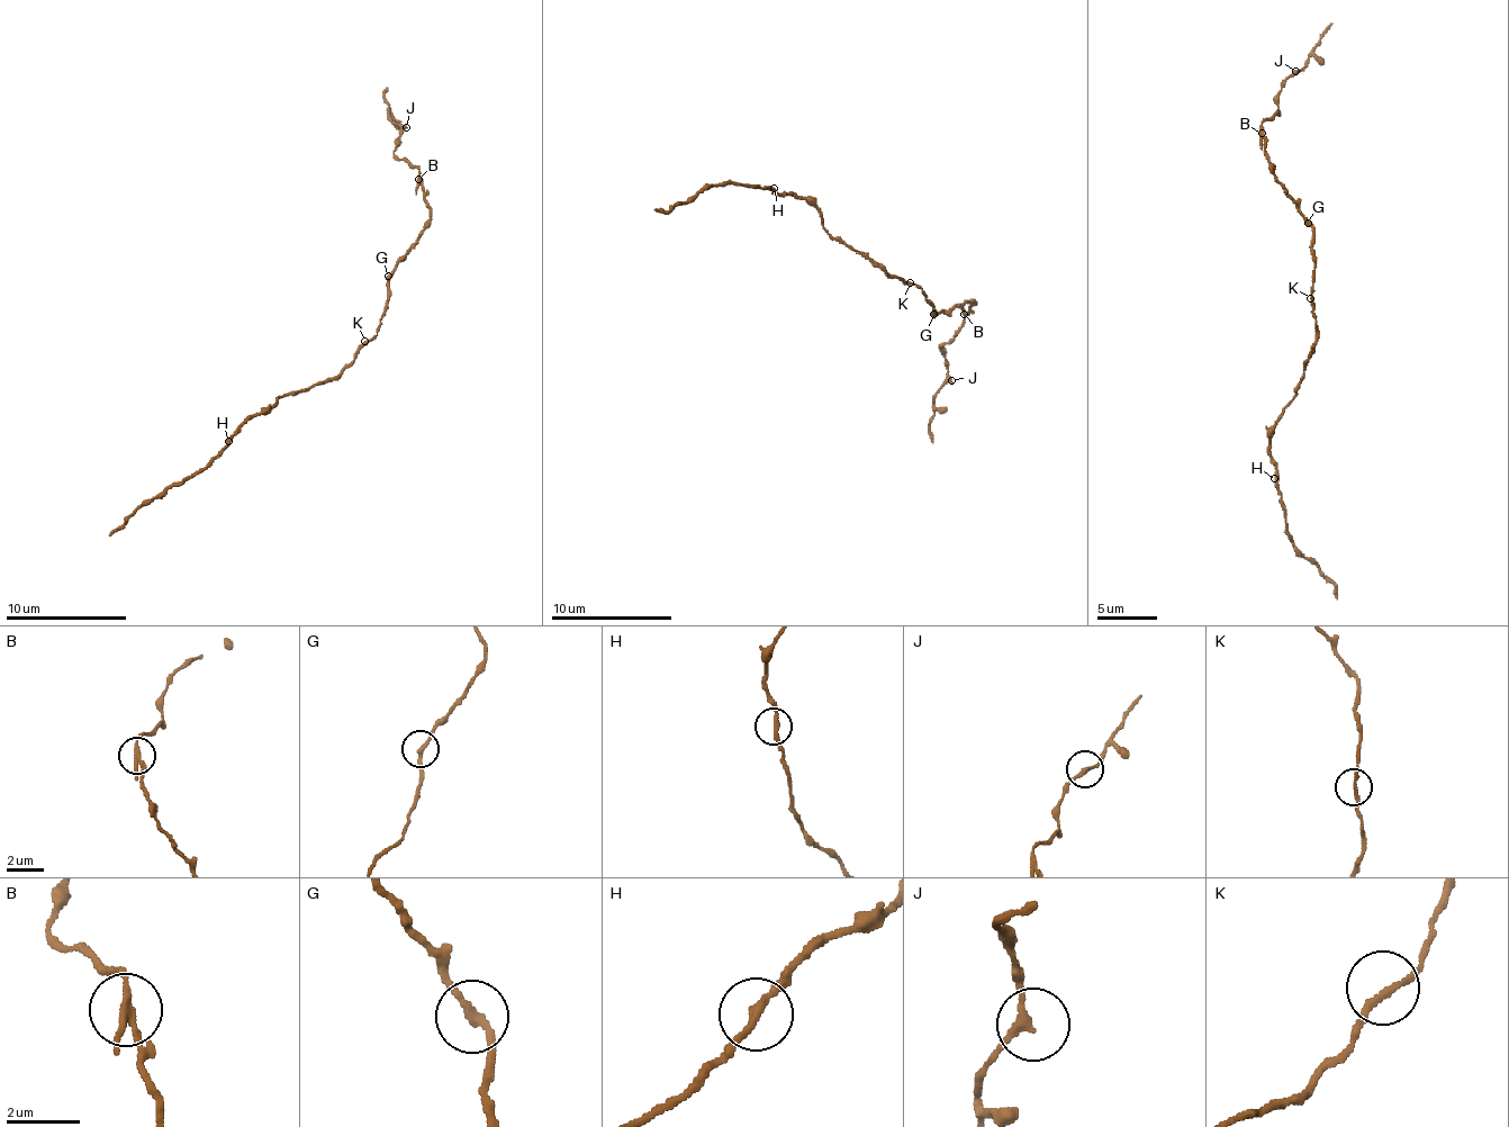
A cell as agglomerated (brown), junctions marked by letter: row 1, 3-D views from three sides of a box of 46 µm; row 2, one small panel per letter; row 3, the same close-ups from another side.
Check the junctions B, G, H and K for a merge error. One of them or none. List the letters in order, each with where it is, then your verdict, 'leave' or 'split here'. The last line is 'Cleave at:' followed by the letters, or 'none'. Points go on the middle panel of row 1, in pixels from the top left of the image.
B: at (964, 314); split here
G: at (933, 314); leave
H: at (774, 188); leave
K: at (910, 282); leave
Cleave at: B

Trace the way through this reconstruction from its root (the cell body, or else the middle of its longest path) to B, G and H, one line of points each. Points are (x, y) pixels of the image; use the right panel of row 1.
B: (1313, 296), (1313, 225), (1274, 173), (1265, 154), (1262, 134)
G: (1313, 296), (1313, 228), (1308, 223)
H: (1313, 296), (1317, 342), (1295, 396), (1271, 433), (1274, 478)

